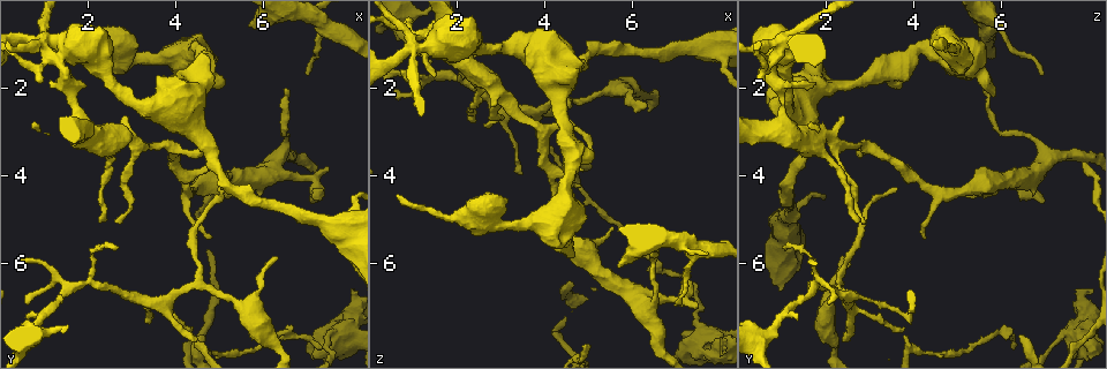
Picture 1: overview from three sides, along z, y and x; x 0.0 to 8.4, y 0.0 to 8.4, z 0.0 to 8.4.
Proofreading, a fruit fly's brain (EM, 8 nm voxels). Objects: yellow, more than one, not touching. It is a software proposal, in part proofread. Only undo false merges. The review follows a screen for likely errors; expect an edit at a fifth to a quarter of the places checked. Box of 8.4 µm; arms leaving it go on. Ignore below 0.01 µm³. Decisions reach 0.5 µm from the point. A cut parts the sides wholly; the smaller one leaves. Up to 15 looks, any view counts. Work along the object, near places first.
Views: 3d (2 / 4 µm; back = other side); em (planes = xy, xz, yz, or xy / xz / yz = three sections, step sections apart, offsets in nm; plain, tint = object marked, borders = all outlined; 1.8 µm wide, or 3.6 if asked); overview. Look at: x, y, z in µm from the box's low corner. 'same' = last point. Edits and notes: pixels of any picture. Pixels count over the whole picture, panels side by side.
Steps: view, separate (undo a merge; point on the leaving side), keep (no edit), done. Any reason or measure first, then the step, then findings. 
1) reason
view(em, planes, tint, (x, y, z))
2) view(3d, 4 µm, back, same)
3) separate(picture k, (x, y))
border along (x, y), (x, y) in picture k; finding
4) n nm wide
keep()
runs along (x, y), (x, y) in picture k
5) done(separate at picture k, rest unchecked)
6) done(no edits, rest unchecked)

thick turns thin
view(3d, 4 µm, (7.60, 5.20, 1.15))

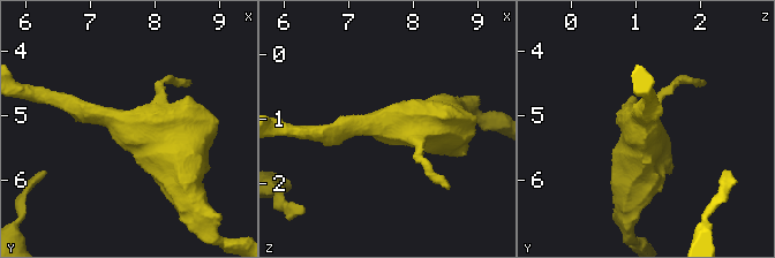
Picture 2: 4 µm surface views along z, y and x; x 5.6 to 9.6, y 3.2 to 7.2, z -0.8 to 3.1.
need the tissue
view(em, 3.6 µm, yz, step 16, tint, (7.60, 5.20, 1.10))

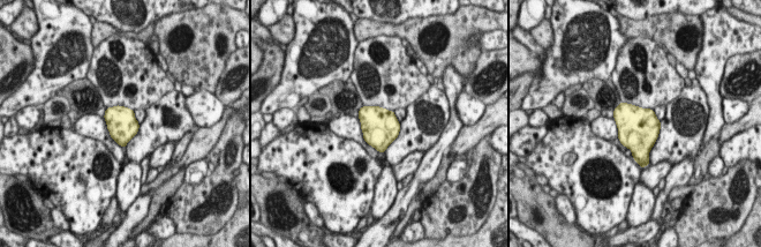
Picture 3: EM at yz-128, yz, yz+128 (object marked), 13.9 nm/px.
keep()
all the same neuron

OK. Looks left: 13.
looks like a crossing
view(3d, 4 µm, back, (3.75, 6.85, 2.50))

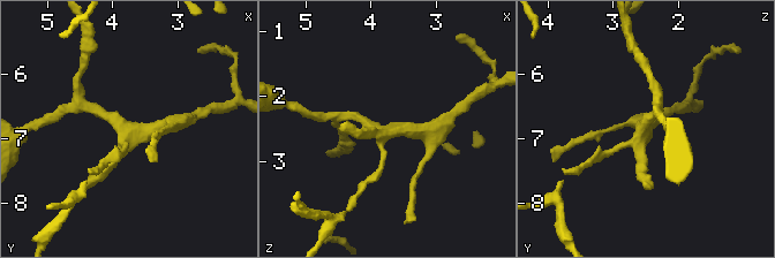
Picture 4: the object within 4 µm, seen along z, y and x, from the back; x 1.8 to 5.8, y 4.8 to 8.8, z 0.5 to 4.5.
4 arms
view(em, yz, step 16, tint, (3.75, 6.90, 2.50))

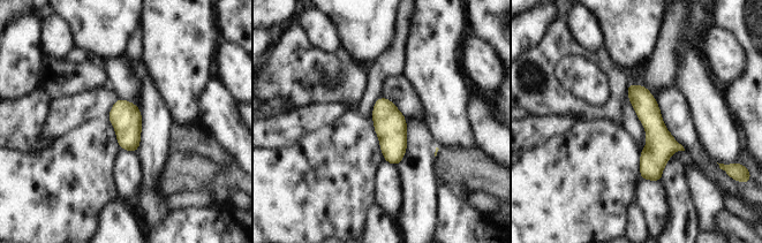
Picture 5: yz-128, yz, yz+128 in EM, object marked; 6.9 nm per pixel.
cut it another way
view(em, planes, tint, same)

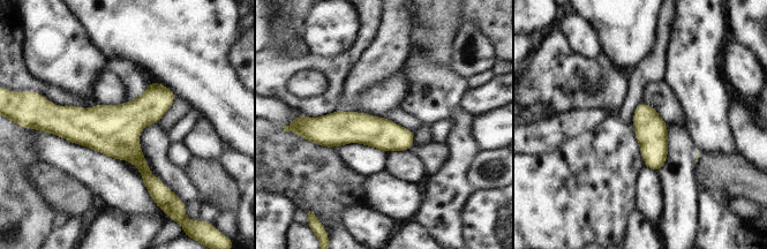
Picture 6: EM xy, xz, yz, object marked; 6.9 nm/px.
keep()
runs along (315, 121), (411, 141) in picture 6; one neuron here

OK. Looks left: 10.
a fork
view(3d, 4 µm, (0.65, 7.65, 0.60))

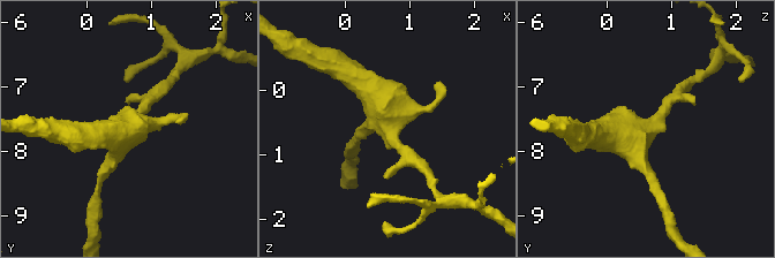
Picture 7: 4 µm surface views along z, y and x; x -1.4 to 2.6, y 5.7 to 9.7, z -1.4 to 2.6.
view(em, 3.6 µm, xy, step 8, tint, (0.70, 7.65, 0.60))

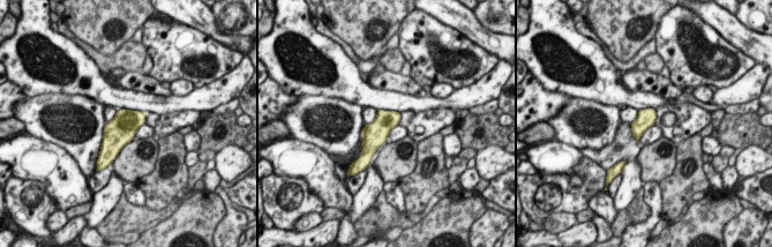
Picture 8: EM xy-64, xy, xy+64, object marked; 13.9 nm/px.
keep()
one neuron here

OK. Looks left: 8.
sharp bend
view(em, 3.6 µm, xz, step 16, tint, (1.35, 1.35, 0.75))

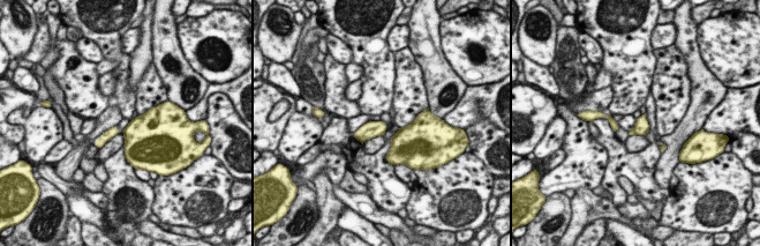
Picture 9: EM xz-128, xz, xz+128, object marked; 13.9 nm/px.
cut it another way
view(em, 3.6 µm, planes, tint, same)

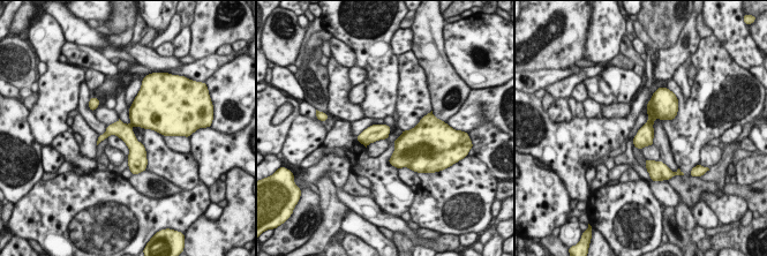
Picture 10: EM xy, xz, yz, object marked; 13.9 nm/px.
separate(picture 10, (645, 135))
two neurons meet here

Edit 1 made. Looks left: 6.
done(separate at picture 10, rest unchecked)

